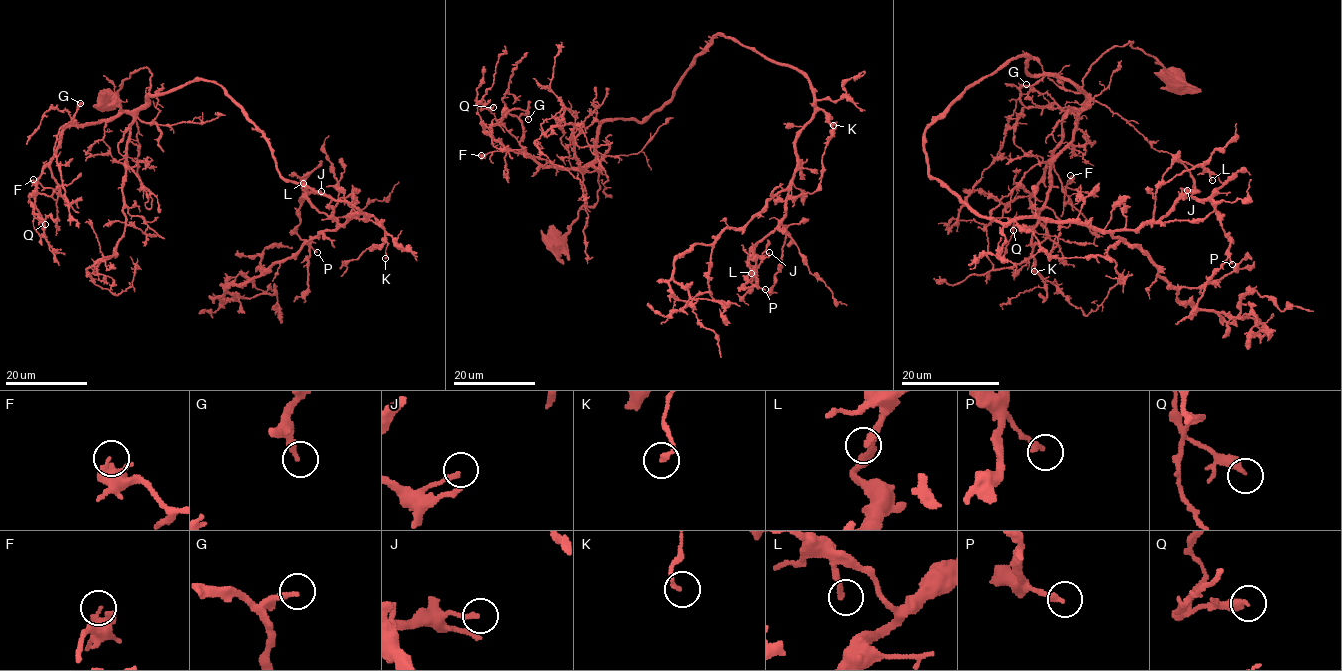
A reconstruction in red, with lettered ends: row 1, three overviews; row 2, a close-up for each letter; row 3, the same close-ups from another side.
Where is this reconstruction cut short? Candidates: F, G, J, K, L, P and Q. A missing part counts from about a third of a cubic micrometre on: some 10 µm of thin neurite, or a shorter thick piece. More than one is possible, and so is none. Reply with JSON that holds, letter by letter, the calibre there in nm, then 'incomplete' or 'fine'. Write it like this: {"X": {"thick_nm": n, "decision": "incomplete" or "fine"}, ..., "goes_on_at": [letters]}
{"F": {"thick_nm": 400, "decision": "fine"}, "G": {"thick_nm": 240, "decision": "fine"}, "J": {"thick_nm": 200, "decision": "fine"}, "K": {"thick_nm": 190, "decision": "fine"}, "L": {"thick_nm": 200, "decision": "fine"}, "P": {"thick_nm": 240, "decision": "fine"}, "Q": {"thick_nm": 300, "decision": "fine"}, "goes_on_at": []}

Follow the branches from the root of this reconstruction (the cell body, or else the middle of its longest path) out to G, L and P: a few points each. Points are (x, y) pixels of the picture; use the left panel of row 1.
G: (107, 99), (130, 74), (145, 67), (150, 70), (151, 88), (142, 106), (77, 125), (71, 119), (80, 103)
L: (107, 99), (145, 67), (145, 105), (214, 81), (284, 178), (366, 216), (339, 224), (303, 183)
P: (107, 99), (145, 67), (145, 105), (214, 81), (284, 178), (366, 215), (302, 197), (317, 252)

